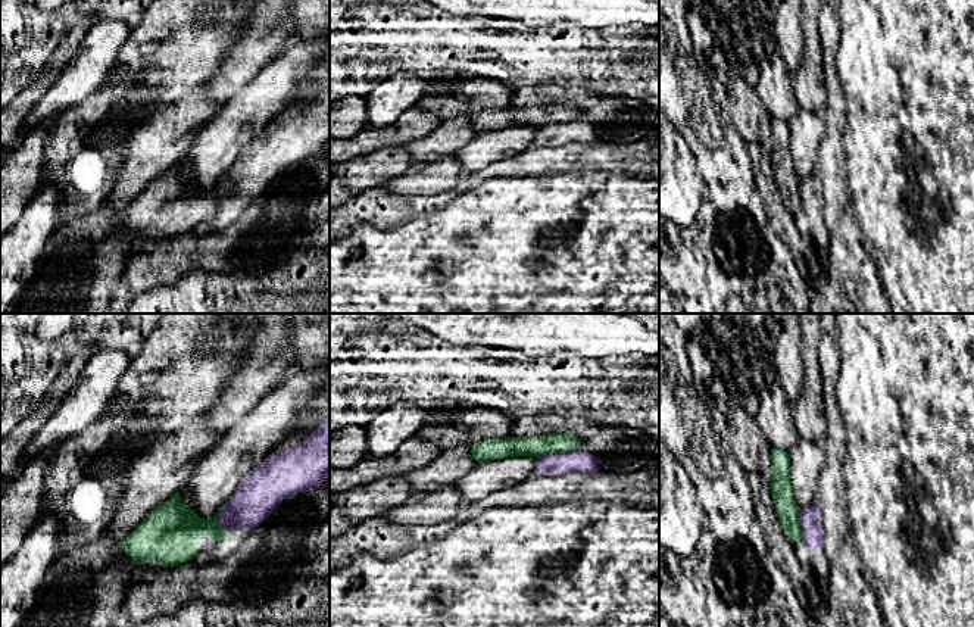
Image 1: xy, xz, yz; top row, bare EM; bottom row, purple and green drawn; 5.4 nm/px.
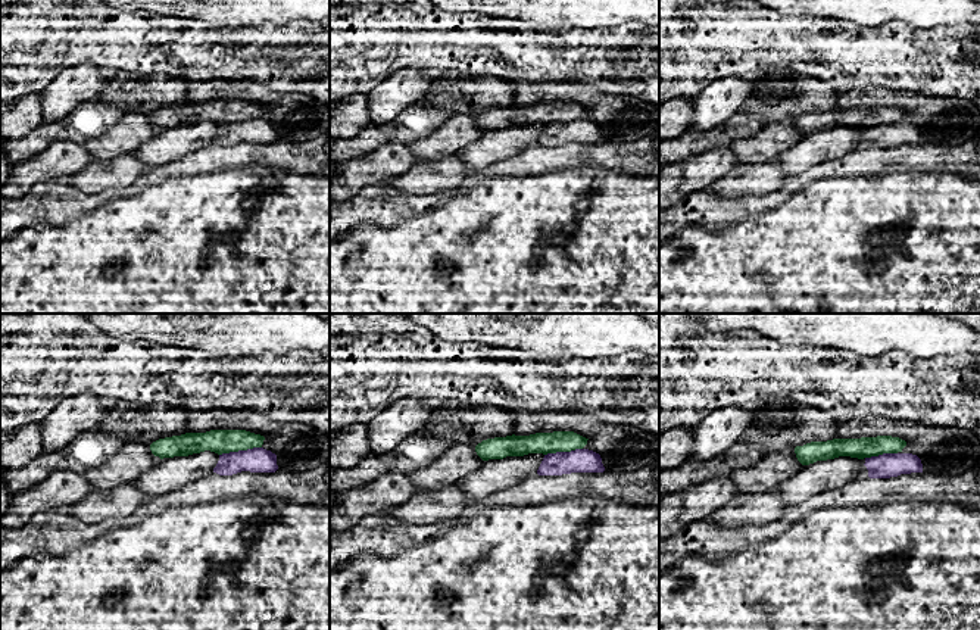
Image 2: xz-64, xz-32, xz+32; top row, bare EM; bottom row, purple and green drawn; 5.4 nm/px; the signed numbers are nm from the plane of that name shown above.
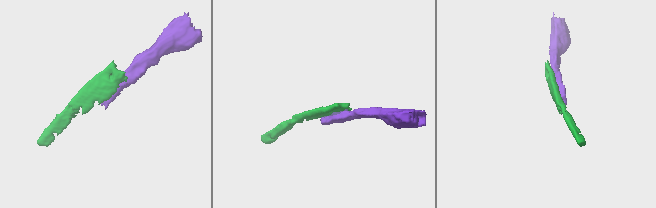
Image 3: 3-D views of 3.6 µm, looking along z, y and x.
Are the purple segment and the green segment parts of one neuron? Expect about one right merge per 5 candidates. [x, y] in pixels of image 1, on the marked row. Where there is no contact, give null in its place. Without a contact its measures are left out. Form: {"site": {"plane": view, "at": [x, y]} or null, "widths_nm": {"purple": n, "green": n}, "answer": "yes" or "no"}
{"site": {"plane": "xz", "at": [556, 452]}, "widths_nm": {"purple": 130, "green": 110}, "answer": "no"}

